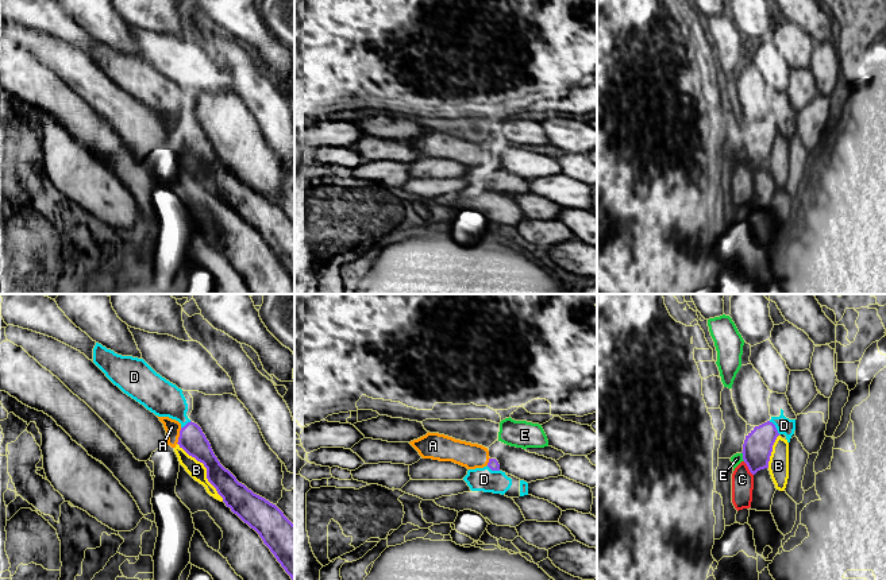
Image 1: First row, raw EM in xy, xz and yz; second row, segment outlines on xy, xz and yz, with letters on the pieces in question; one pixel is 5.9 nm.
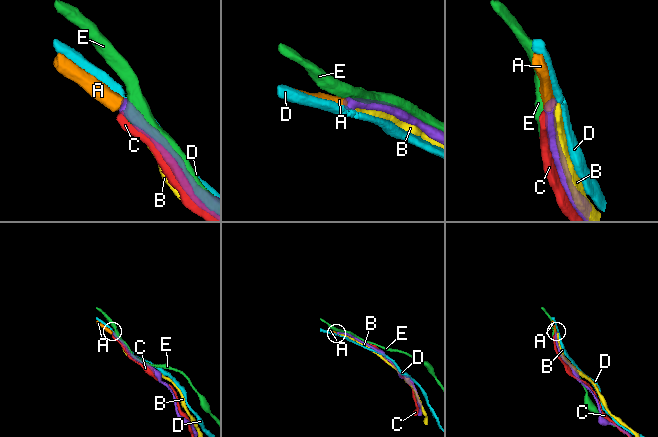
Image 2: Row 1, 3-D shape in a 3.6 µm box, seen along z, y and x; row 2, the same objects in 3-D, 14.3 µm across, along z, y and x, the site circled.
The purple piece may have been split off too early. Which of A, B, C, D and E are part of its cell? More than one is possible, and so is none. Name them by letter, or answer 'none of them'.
A

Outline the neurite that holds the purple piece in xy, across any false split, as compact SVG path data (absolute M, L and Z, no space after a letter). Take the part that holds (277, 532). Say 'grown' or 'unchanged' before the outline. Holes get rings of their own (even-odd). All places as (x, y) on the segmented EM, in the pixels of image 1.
grown; M158 417L167 436L167 445L178 444L189 456L203 463L207 479L244 523L254 529L285 572L294 580L294 525L265 498L254 494L226 469L215 456L201 428L188 422L184 428L176 419Z

